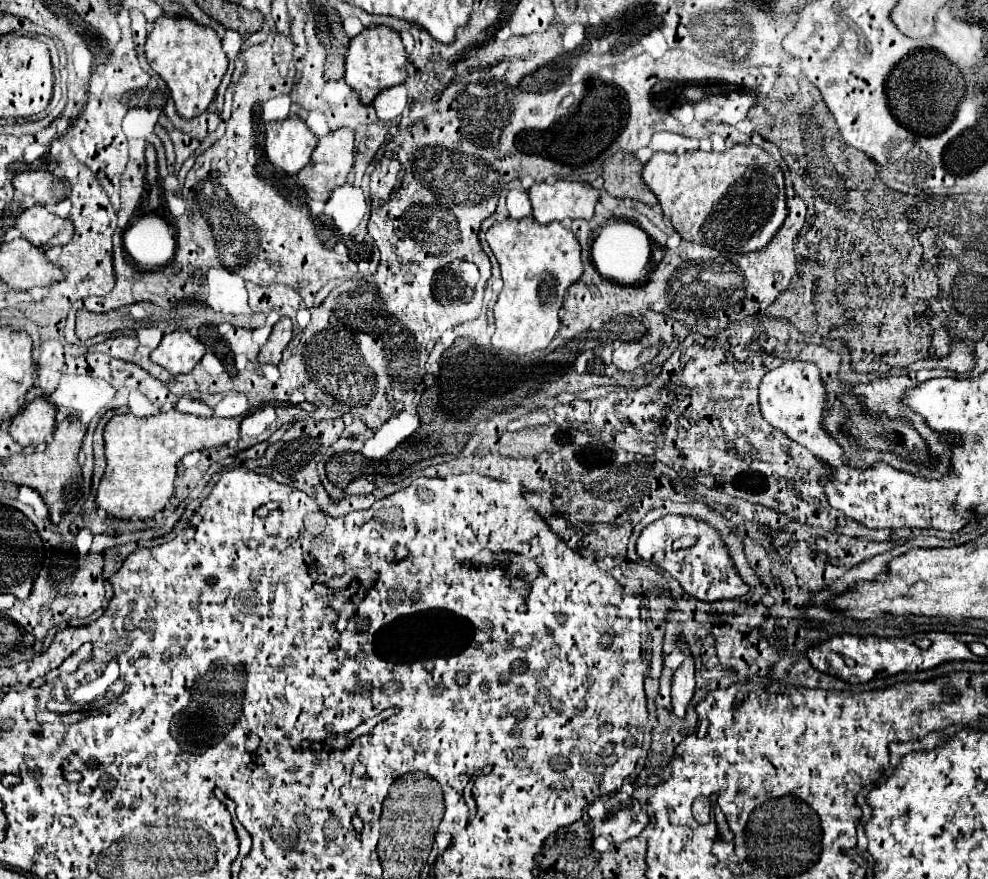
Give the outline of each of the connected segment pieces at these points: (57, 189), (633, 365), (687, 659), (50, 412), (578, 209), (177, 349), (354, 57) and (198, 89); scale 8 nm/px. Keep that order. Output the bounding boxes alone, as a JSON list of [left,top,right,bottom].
[[12,171,70,205],[612,341,659,373],[672,639,696,719],[10,399,56,447],[528,181,600,225],[152,331,205,375],[344,25,408,105],[146,17,228,119]]

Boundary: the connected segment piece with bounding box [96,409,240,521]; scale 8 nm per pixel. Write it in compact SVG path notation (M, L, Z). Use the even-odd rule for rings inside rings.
M176 409L144 419L130 413L114 415L104 427L106 473L100 479L100 487L96 491L96 507L104 509L110 517L126 521L132 517L152 519L166 507L174 493L178 461L190 451L238 441L238 433L240 417L196 417L190 413L180 413Z

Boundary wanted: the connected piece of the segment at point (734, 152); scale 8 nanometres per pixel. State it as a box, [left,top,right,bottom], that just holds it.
[642,145,788,251]

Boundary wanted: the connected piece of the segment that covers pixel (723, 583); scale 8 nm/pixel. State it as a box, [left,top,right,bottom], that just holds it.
[636,515,748,603]

